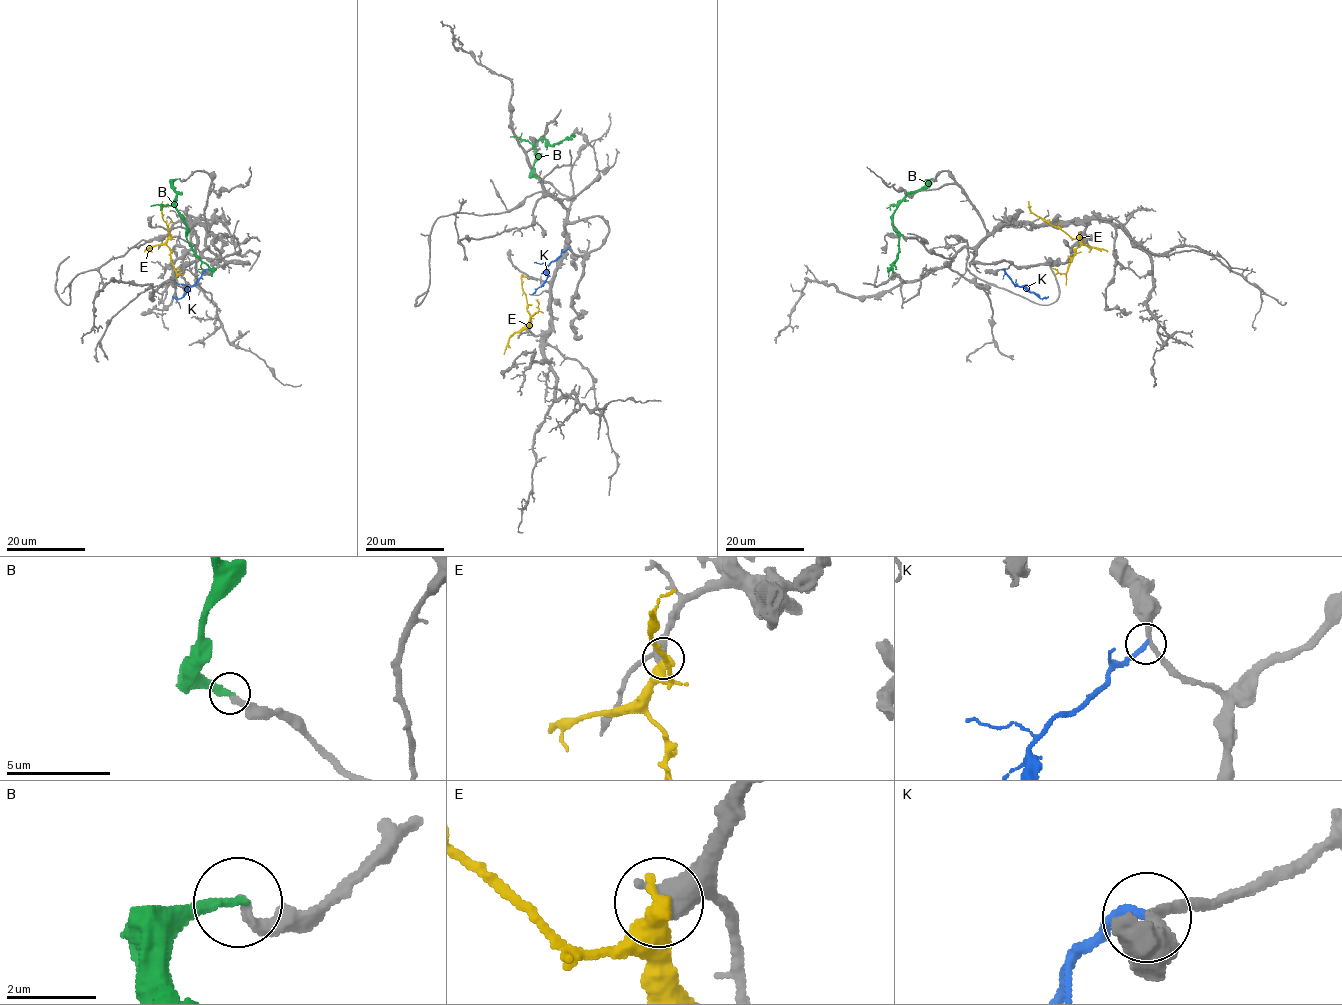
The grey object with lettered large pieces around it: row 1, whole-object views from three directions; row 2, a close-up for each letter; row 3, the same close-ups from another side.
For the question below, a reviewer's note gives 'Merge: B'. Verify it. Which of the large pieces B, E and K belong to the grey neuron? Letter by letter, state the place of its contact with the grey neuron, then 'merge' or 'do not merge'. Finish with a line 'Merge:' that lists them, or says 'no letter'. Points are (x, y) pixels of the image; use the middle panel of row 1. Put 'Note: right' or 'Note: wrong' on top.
Note: right
B: meets grey at (538, 178); merge
E: meets grey at (529, 326); do not merge
K: meets grey at (568, 248); do not merge
Merge: B

